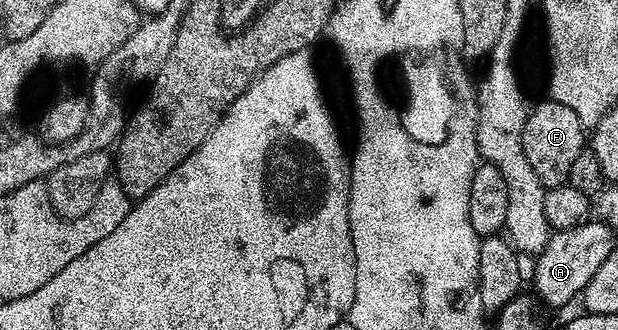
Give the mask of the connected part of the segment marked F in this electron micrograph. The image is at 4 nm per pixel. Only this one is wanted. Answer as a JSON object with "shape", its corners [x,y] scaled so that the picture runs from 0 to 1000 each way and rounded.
{"shape":[[[882,303],[856,330],[854,361],[845,388],[845,461],[851,461],[851,485],[858,485],[864,533],[871,533],[880,567],[914,561],[922,533],[922,497],[929,497],[935,461],[947,448],[948,385],[929,339],[922,339],[922,327],[916,327],[916,315]]]}

